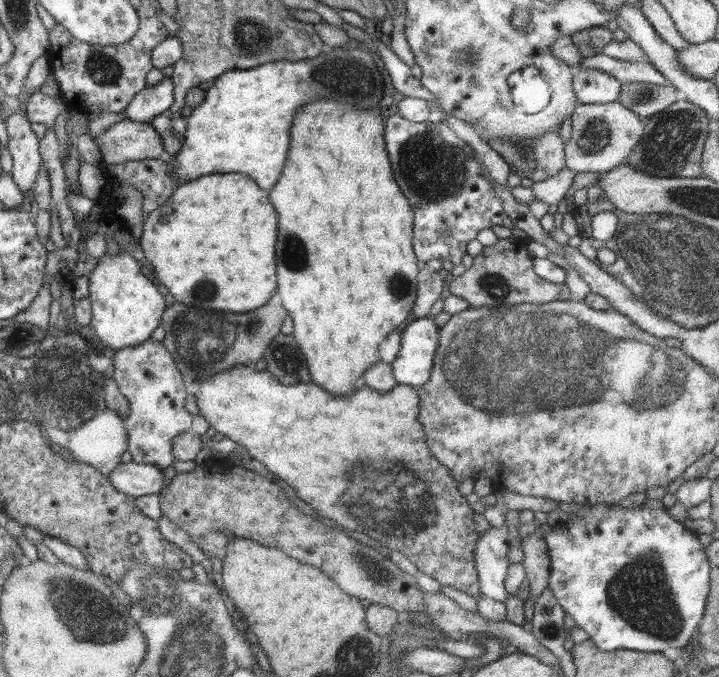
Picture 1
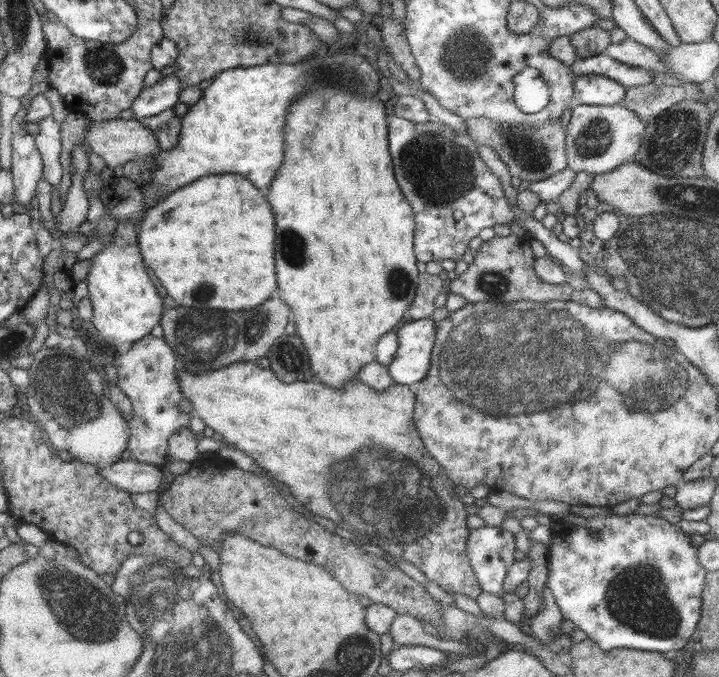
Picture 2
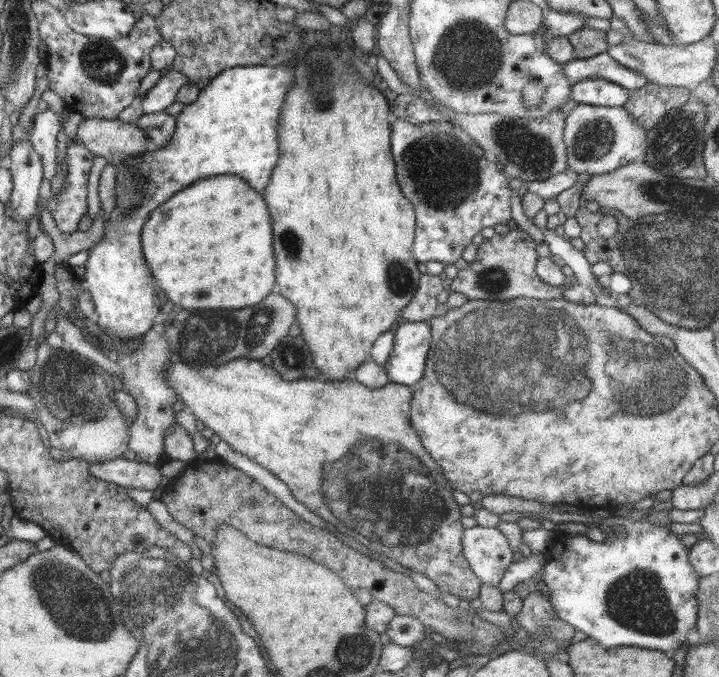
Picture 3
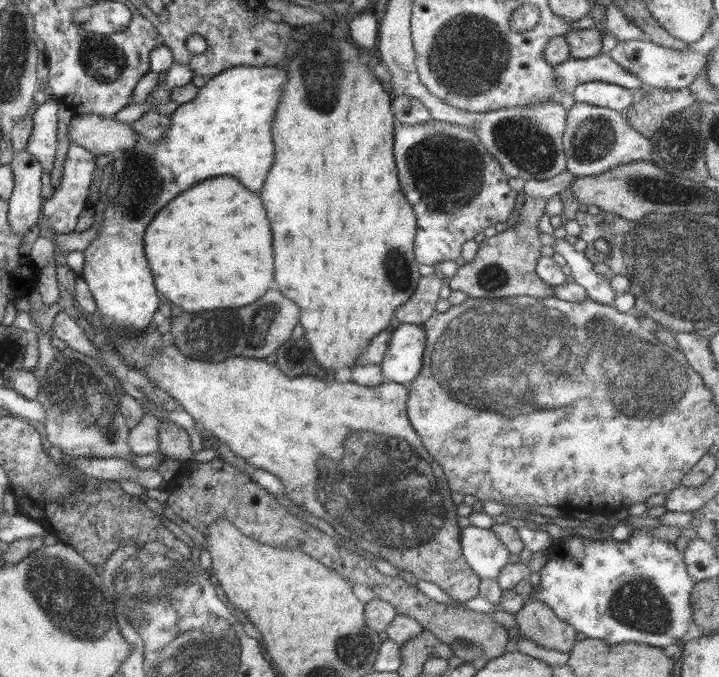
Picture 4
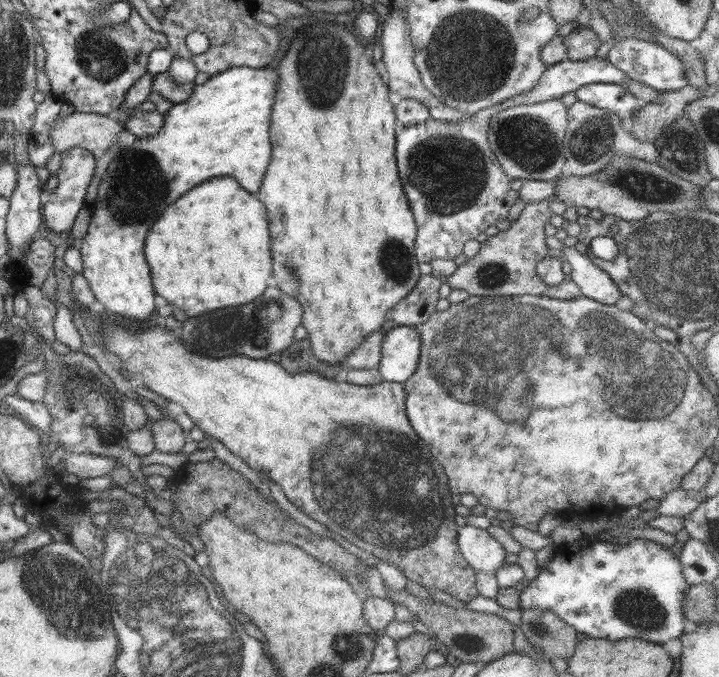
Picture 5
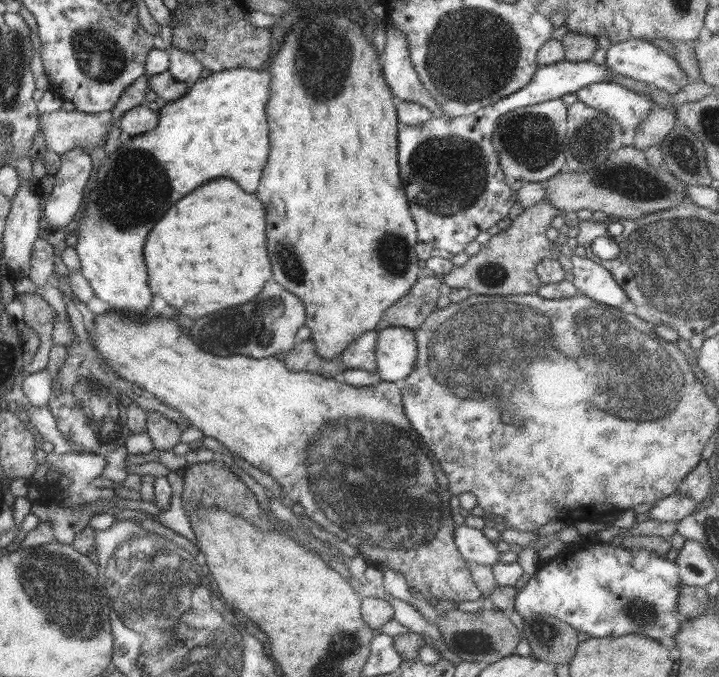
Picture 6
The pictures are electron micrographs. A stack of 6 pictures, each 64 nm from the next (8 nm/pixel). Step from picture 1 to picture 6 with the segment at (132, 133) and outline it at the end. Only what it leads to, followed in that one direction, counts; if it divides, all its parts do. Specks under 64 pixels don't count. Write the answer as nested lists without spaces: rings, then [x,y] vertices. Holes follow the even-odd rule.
[[[61,109],[37,114],[37,124],[47,150],[58,155],[72,148],[99,148],[111,128],[92,114]]]

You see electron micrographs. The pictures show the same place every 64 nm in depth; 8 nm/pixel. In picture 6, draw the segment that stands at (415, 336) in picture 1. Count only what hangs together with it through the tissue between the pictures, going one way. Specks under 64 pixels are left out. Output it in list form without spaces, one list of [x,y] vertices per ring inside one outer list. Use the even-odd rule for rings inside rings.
[[[389,327],[378,332],[375,370],[381,381],[401,383],[413,370],[417,356],[414,332],[403,327]]]

